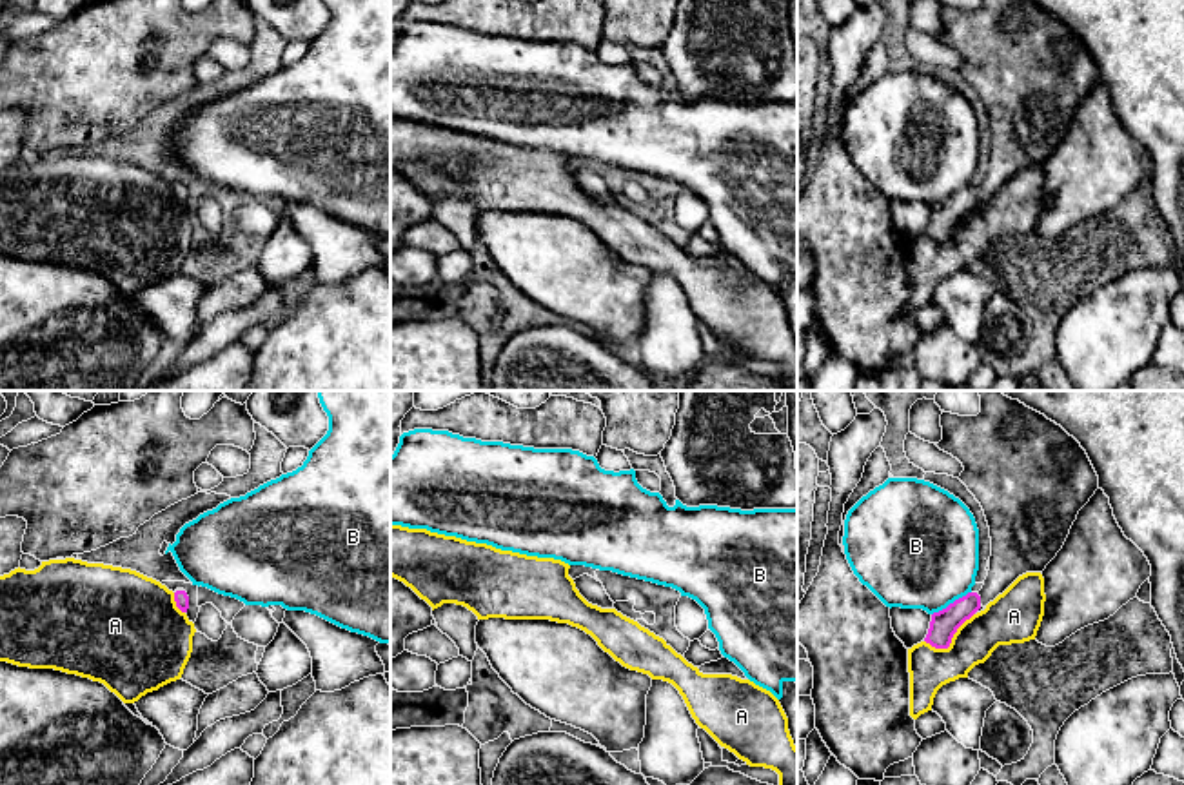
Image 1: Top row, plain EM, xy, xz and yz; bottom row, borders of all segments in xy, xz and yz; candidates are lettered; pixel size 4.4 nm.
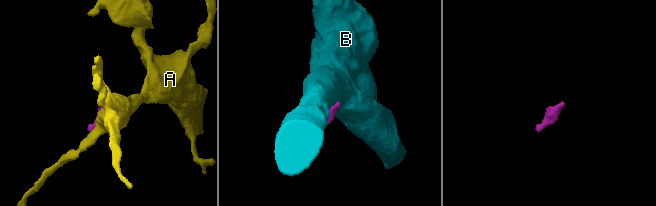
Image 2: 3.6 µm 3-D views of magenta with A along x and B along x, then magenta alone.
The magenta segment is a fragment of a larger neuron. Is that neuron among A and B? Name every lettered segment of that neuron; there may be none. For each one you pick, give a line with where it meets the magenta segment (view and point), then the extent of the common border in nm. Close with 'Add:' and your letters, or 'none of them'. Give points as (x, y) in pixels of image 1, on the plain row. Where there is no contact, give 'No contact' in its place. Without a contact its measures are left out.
Add: none of them

